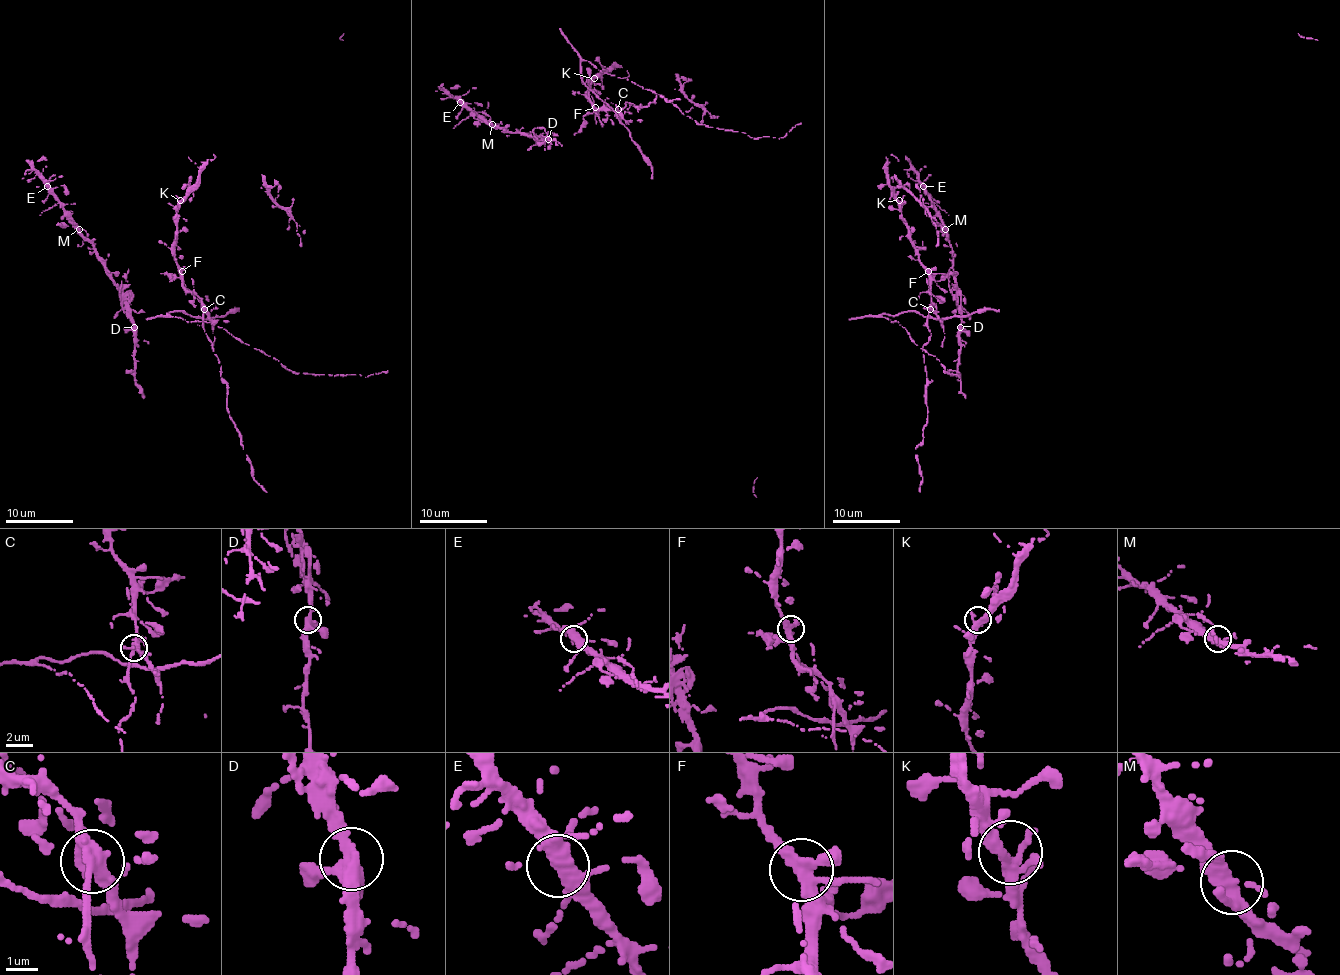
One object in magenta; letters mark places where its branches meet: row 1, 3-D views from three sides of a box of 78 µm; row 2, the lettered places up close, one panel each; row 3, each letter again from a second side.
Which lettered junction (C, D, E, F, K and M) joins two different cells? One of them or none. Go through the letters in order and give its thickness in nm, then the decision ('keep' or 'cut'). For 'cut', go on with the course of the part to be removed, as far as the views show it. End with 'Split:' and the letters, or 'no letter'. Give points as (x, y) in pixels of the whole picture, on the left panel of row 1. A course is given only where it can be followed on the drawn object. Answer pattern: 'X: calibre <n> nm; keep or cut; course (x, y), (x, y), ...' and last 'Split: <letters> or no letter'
C: calibre 360 nm; cut; course (204, 308), (204, 330), (221, 366), (221, 379), (227, 389), (229, 418), (237, 430), (254, 480), (266, 492)
D: calibre 320 nm; keep
E: calibre 360 nm; keep
F: calibre 360 nm; keep
K: calibre 360 nm; keep
M: calibre 340 nm; keep
Split: C

